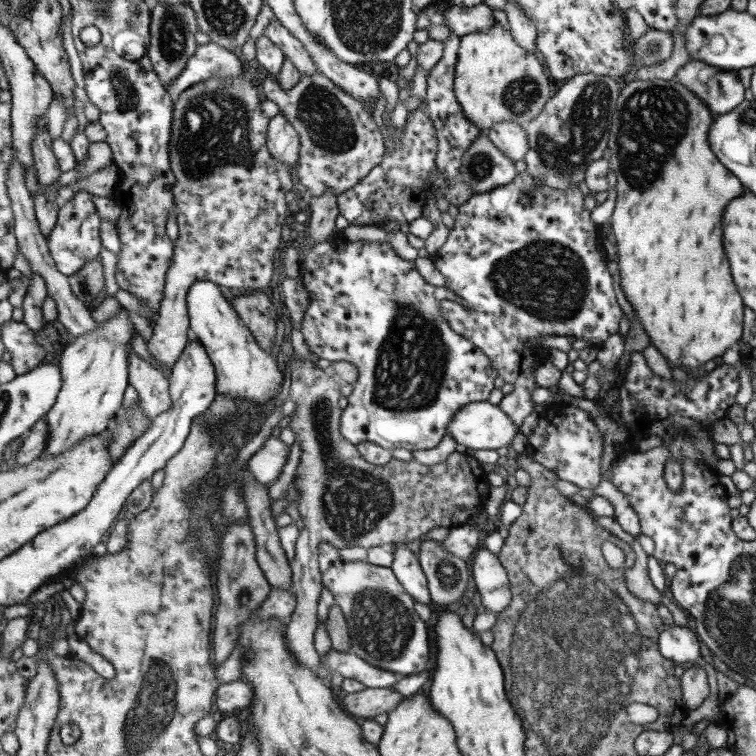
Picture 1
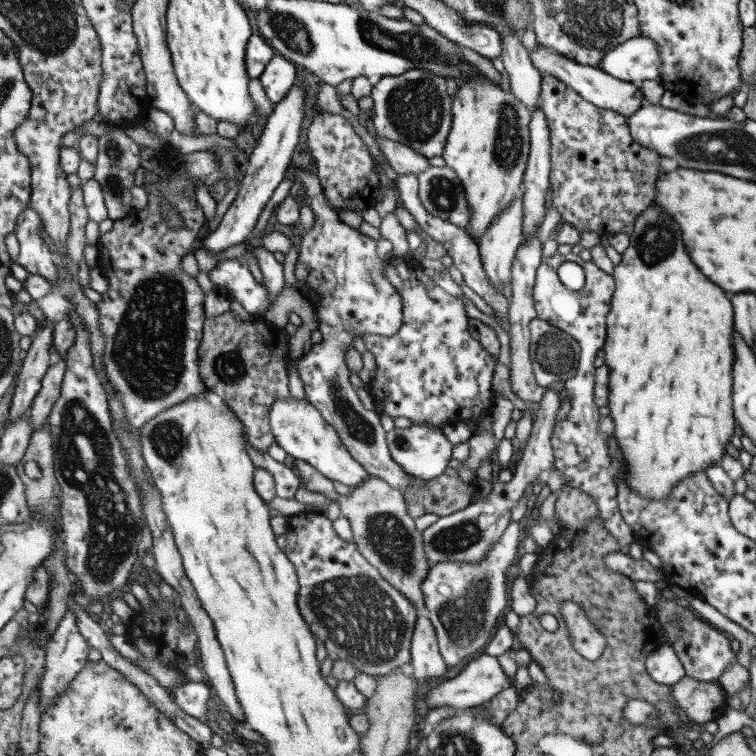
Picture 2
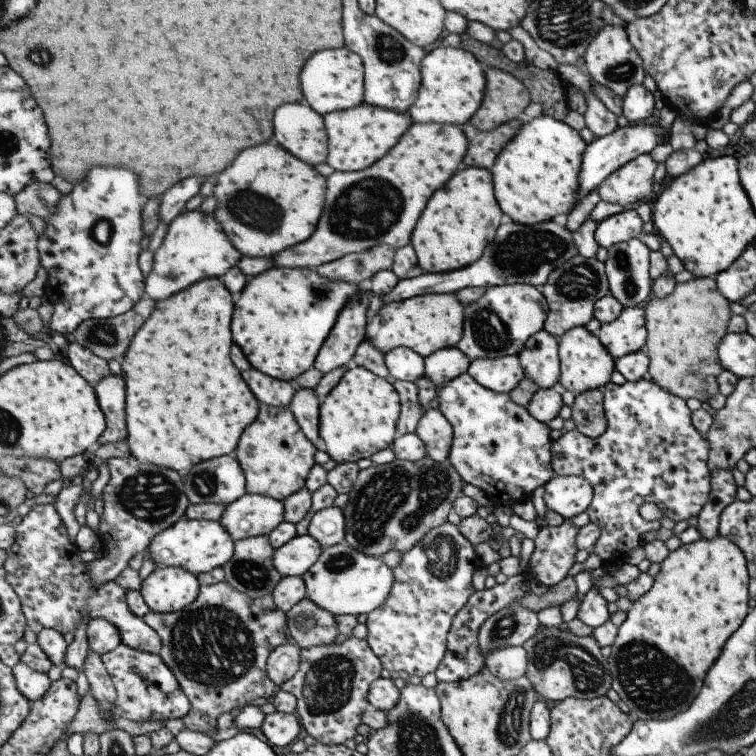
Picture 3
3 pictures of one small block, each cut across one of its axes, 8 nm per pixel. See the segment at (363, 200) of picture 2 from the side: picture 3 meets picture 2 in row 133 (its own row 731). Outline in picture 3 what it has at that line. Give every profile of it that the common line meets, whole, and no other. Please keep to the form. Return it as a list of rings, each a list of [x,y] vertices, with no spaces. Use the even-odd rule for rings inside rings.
[[[353,635],[341,644],[315,646],[301,651],[301,668],[279,689],[298,698],[297,715],[307,733],[326,745],[339,746],[357,735],[363,716],[371,706],[369,694],[384,666],[367,639]]]

